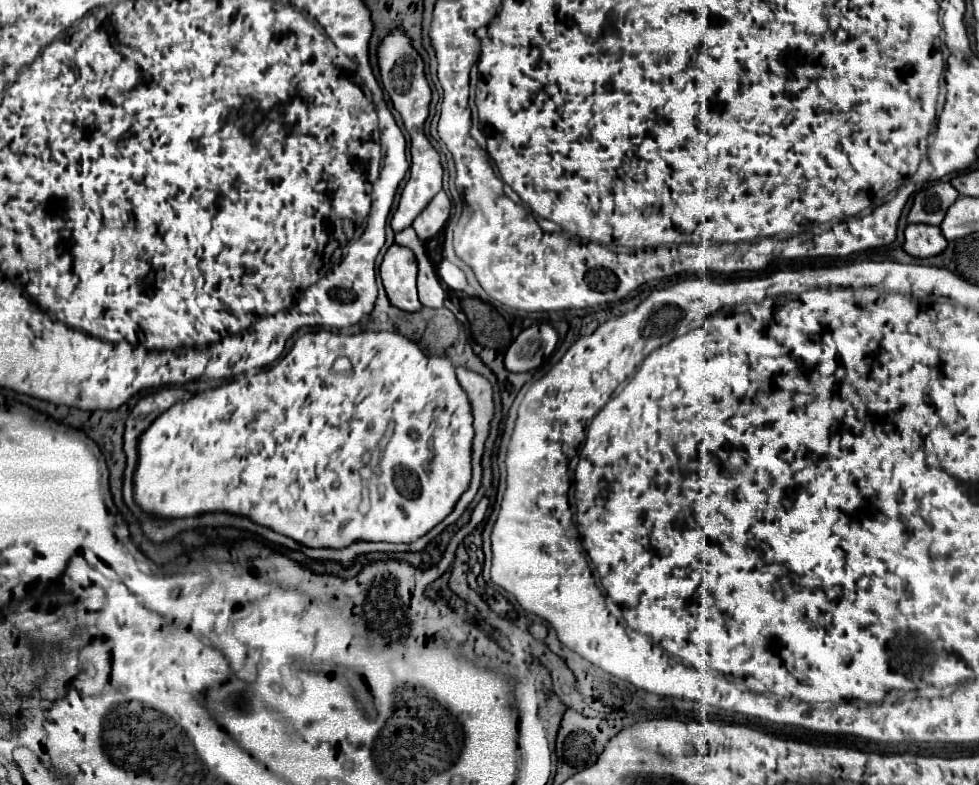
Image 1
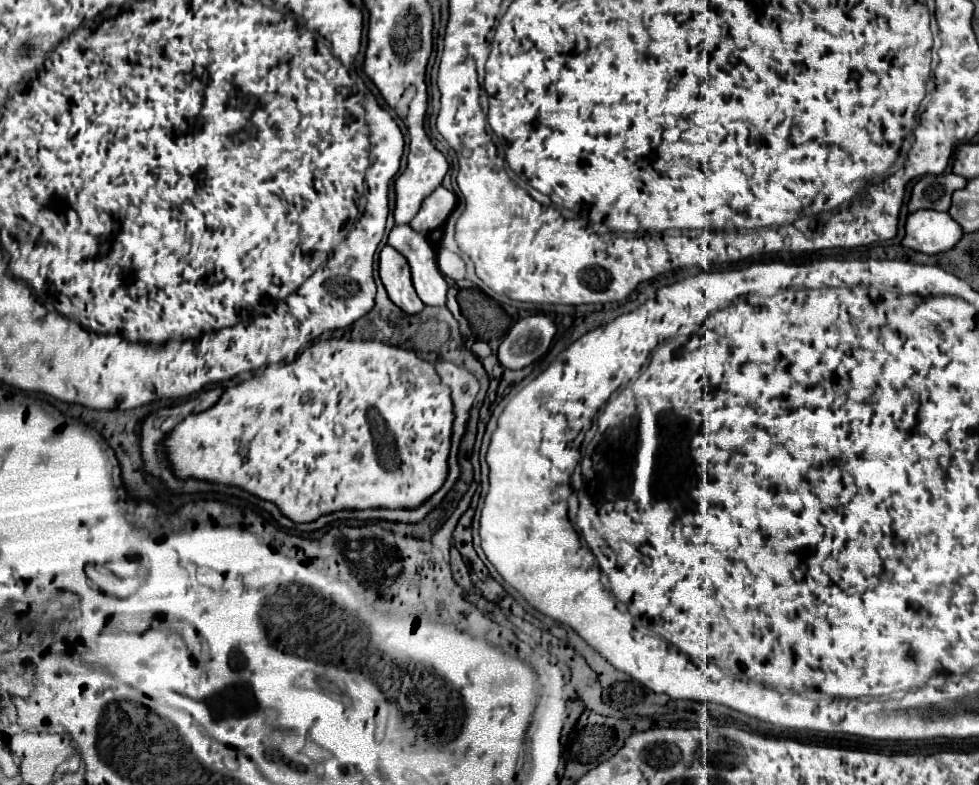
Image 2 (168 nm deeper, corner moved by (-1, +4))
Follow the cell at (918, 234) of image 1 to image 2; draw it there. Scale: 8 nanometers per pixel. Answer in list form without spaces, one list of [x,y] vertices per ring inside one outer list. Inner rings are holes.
[[[920,210],[906,218],[906,236],[902,244],[922,254],[940,254],[950,250],[960,238],[962,230],[948,212]]]

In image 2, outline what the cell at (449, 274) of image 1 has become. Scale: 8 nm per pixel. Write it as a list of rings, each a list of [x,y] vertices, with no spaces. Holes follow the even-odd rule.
[[[442,250],[438,254],[438,266],[440,266],[440,272],[452,280],[462,280],[466,276],[466,266],[464,266],[464,260],[454,254],[454,252],[448,252],[448,250]]]

